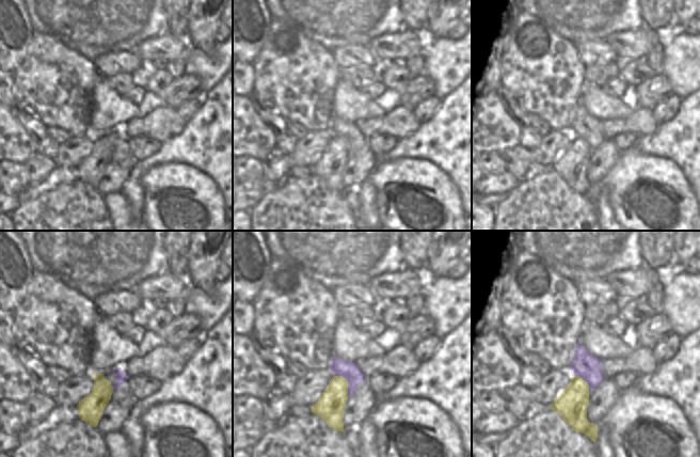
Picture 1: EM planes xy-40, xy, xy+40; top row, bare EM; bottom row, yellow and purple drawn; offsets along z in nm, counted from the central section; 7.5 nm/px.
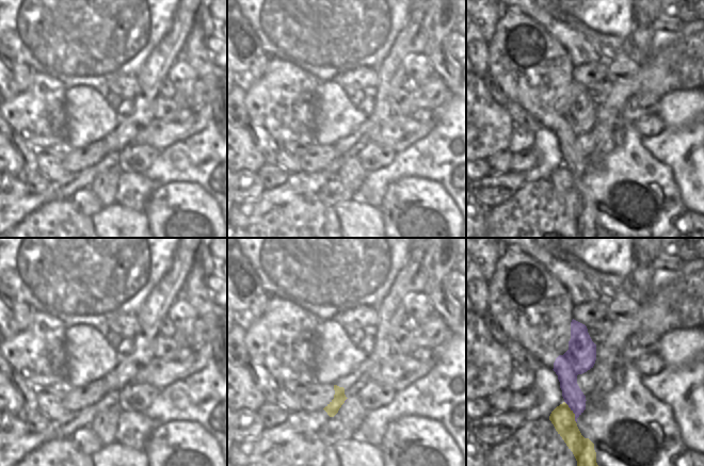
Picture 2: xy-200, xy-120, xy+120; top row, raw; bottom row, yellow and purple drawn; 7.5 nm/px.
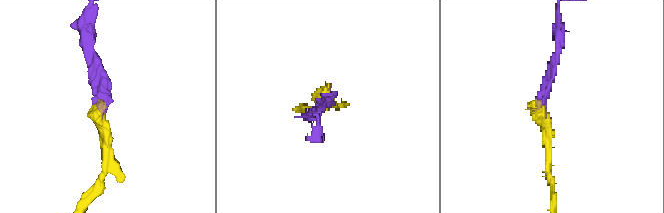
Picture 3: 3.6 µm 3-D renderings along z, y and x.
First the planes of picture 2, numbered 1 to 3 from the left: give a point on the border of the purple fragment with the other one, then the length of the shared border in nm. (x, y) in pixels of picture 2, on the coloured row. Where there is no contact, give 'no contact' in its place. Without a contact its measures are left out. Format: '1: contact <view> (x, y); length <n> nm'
1: no contact
2: contact xy-120 (345, 400); length 40 nm
3: contact xy+120 (572, 412); length 180 nm

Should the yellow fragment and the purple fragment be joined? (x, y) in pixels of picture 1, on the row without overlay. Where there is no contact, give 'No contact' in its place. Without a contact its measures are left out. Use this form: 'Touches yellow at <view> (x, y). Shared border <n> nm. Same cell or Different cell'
Touches yellow at xy (347, 143). Shared border 200 nm. Same cell

